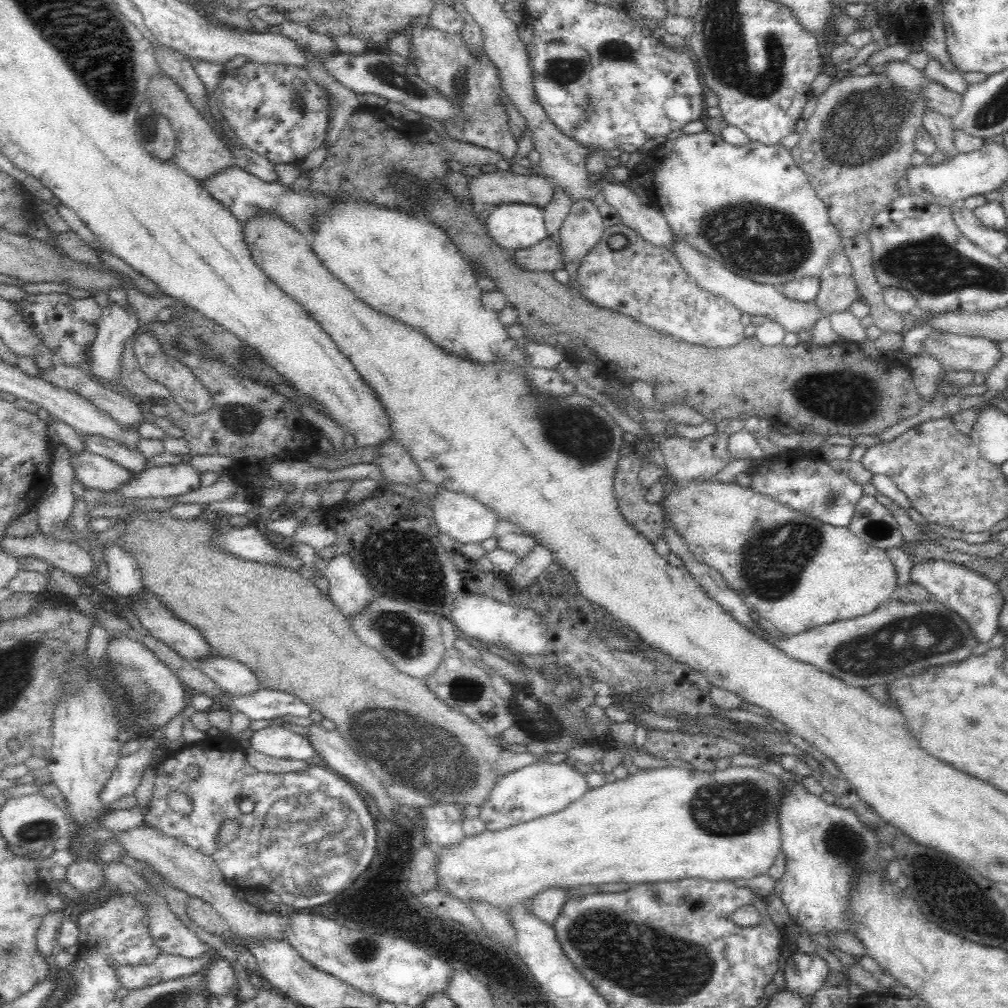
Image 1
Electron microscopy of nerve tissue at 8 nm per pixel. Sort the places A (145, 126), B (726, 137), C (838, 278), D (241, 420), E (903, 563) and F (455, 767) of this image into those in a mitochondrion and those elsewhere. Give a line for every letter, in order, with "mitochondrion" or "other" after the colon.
A: mitochondrion
B: other
C: other
D: mitochondrion
E: other
F: mitochondrion

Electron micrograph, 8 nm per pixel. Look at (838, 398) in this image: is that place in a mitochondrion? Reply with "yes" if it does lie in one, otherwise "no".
yes

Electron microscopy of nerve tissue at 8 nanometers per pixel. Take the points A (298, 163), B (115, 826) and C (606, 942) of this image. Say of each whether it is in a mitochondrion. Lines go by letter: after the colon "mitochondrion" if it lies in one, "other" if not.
A: other
B: other
C: mitochondrion

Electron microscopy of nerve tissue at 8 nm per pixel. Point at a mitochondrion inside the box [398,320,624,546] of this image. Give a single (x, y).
(577, 434)

